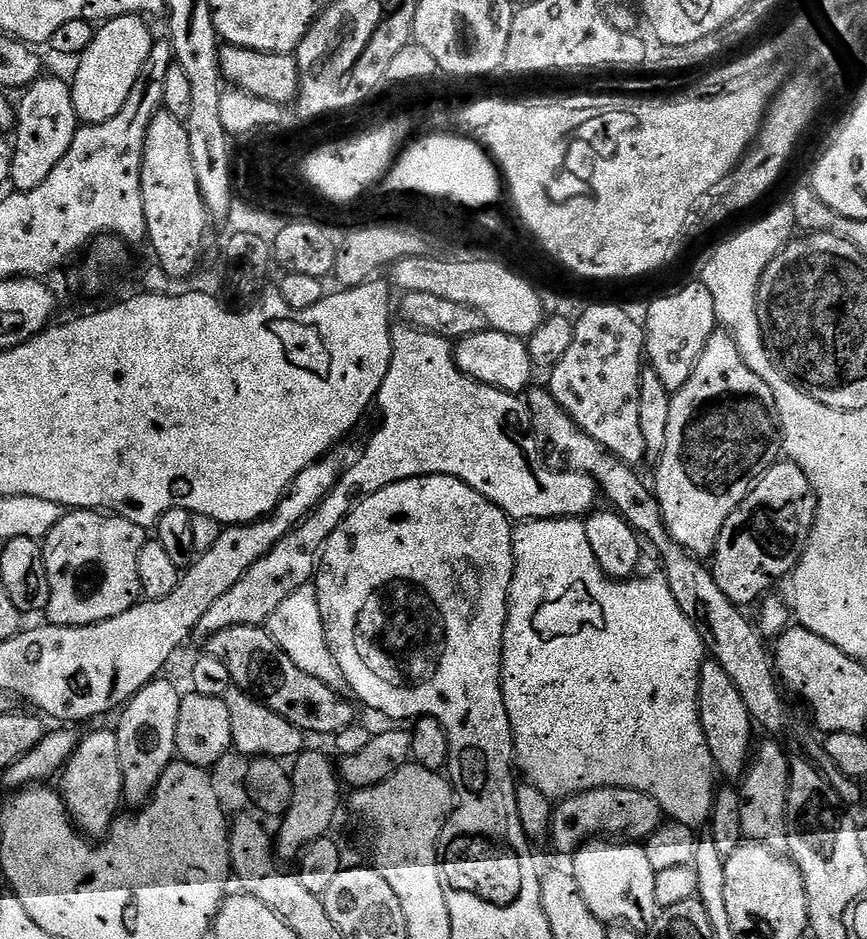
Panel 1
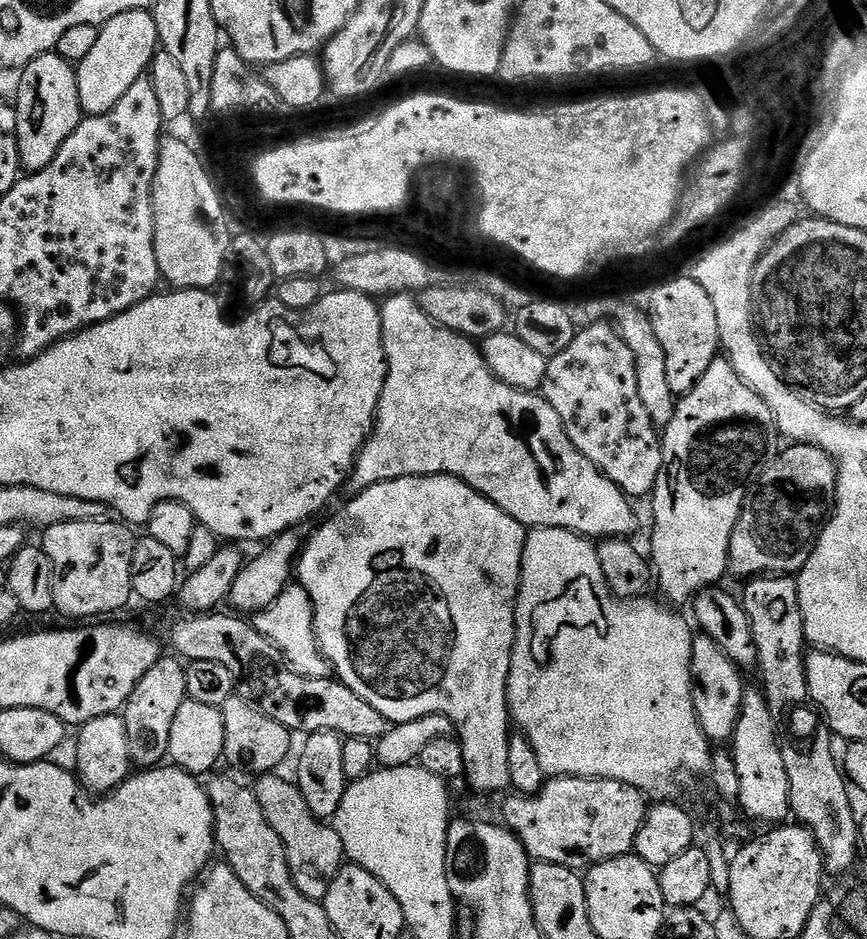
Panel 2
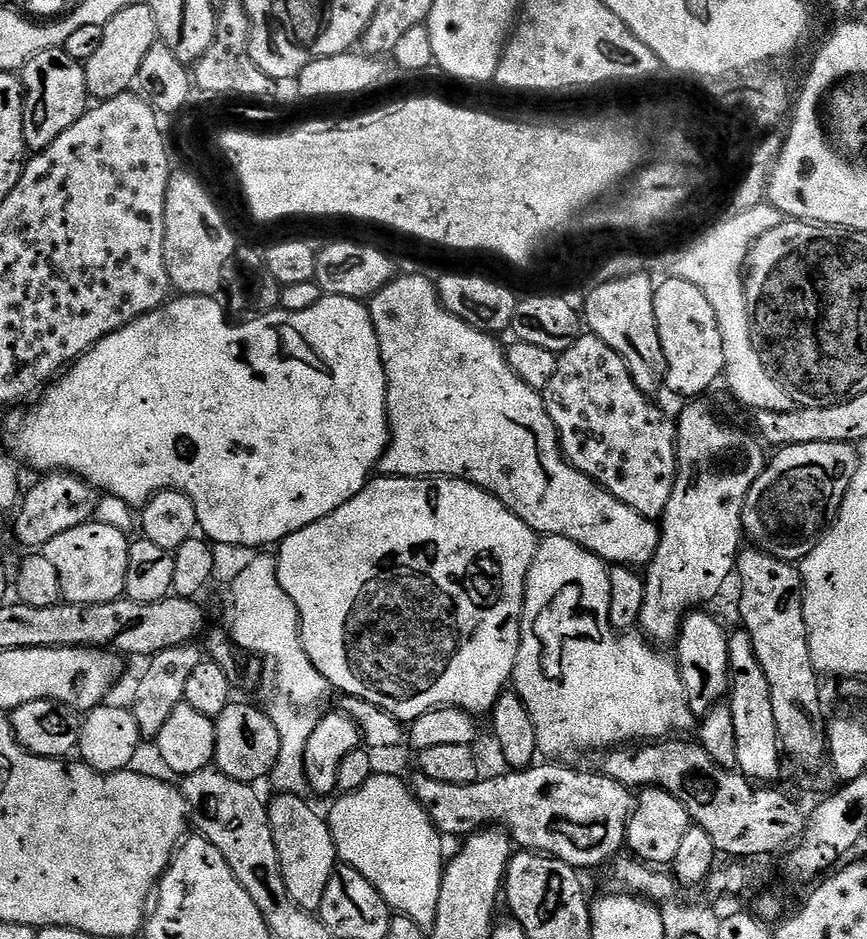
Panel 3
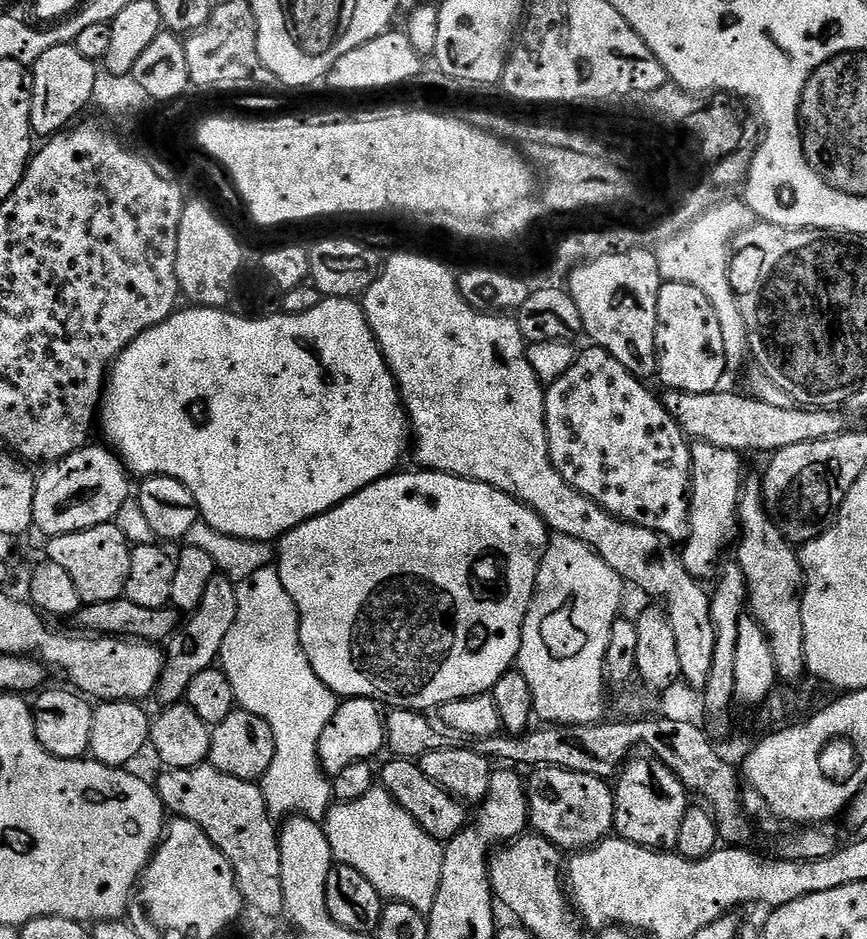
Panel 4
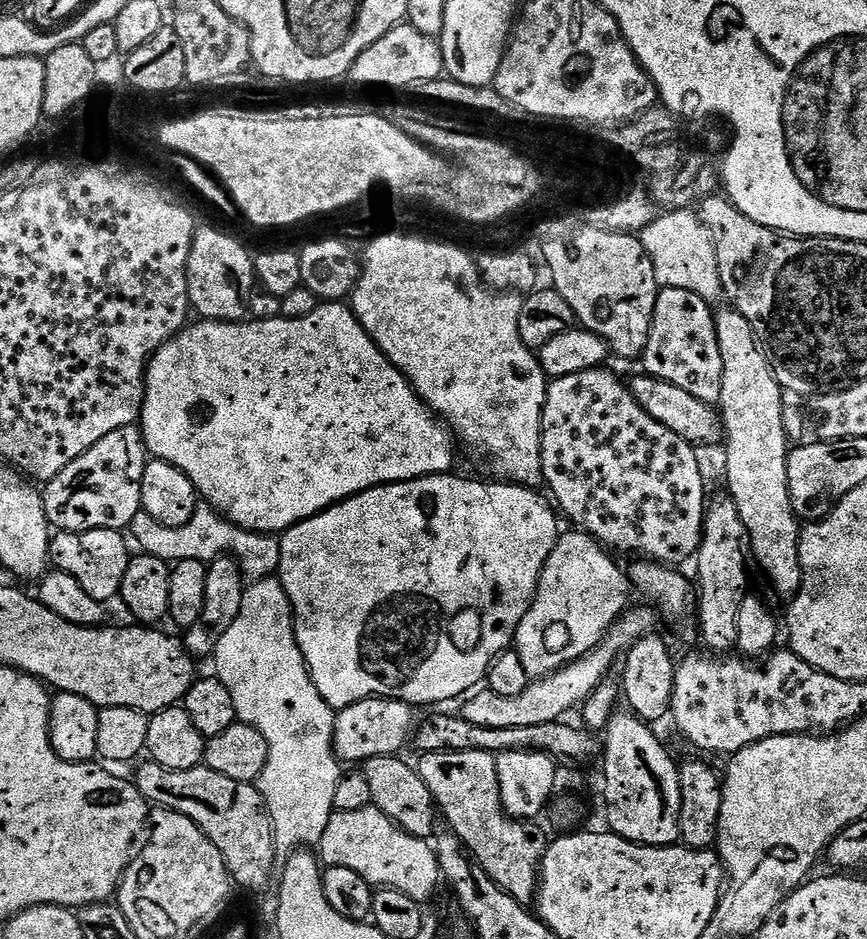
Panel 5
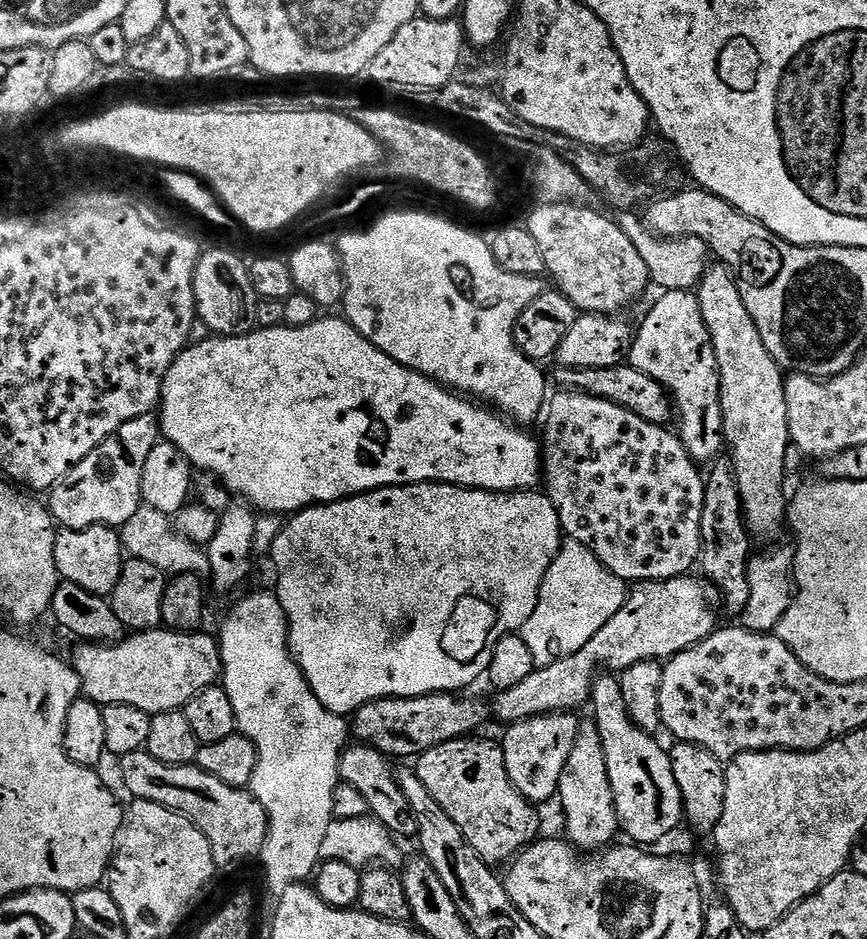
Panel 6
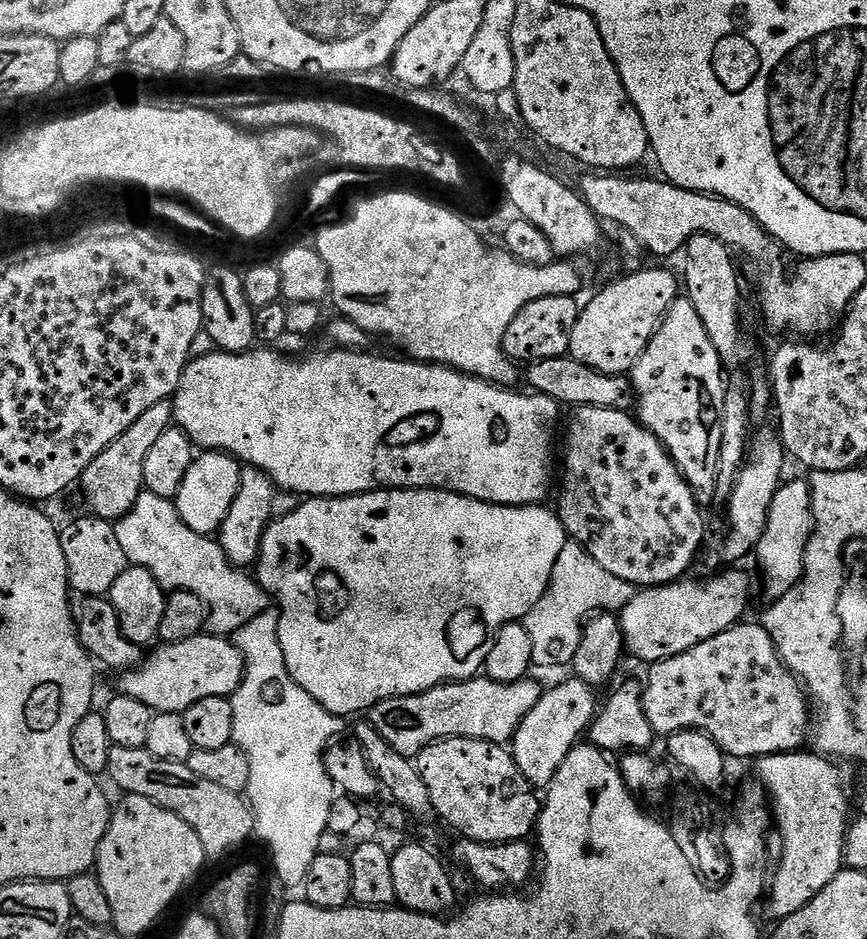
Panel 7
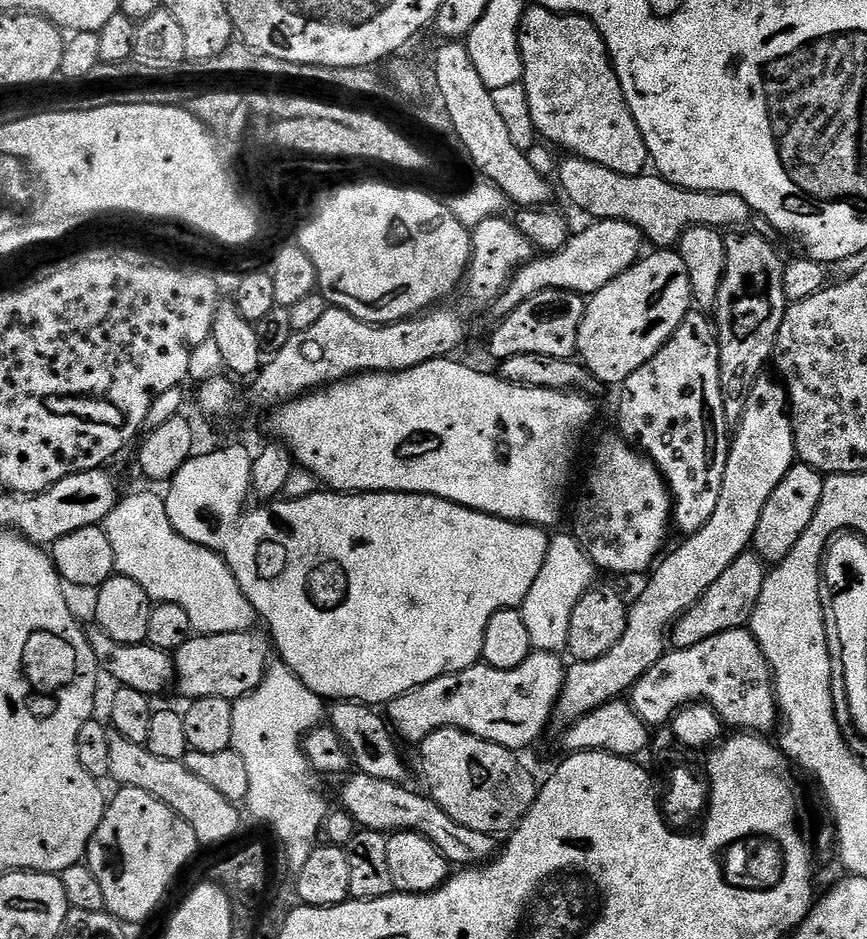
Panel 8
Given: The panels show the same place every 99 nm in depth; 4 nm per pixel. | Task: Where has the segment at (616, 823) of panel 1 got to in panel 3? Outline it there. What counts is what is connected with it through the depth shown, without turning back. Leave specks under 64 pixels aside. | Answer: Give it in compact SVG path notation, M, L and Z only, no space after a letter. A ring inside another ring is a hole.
M540 762L523 770L505 771L505 776L492 776L489 780L481 778L475 784L451 784L416 774L410 780L410 787L418 803L428 811L428 817L434 822L441 837L467 838L489 826L502 826L511 836L513 845L553 856L577 870L596 868L608 859L611 861L619 857L628 839L628 819L631 818L634 807L633 789L595 771L579 772L576 768L563 768L560 764L563 763Z

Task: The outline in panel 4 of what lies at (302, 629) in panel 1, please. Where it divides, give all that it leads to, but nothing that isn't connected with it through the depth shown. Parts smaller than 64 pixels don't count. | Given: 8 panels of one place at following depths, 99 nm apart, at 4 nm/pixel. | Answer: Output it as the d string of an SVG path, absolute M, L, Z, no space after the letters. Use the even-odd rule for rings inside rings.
M269 566L250 574L236 584L236 593L238 614L222 642L218 664L230 678L237 705L258 714L274 733L274 762L262 781L264 801L273 817L305 816L323 821L334 797L332 781L320 769L318 742L334 718L338 697L310 666L300 641L300 615L282 586L279 571Z

